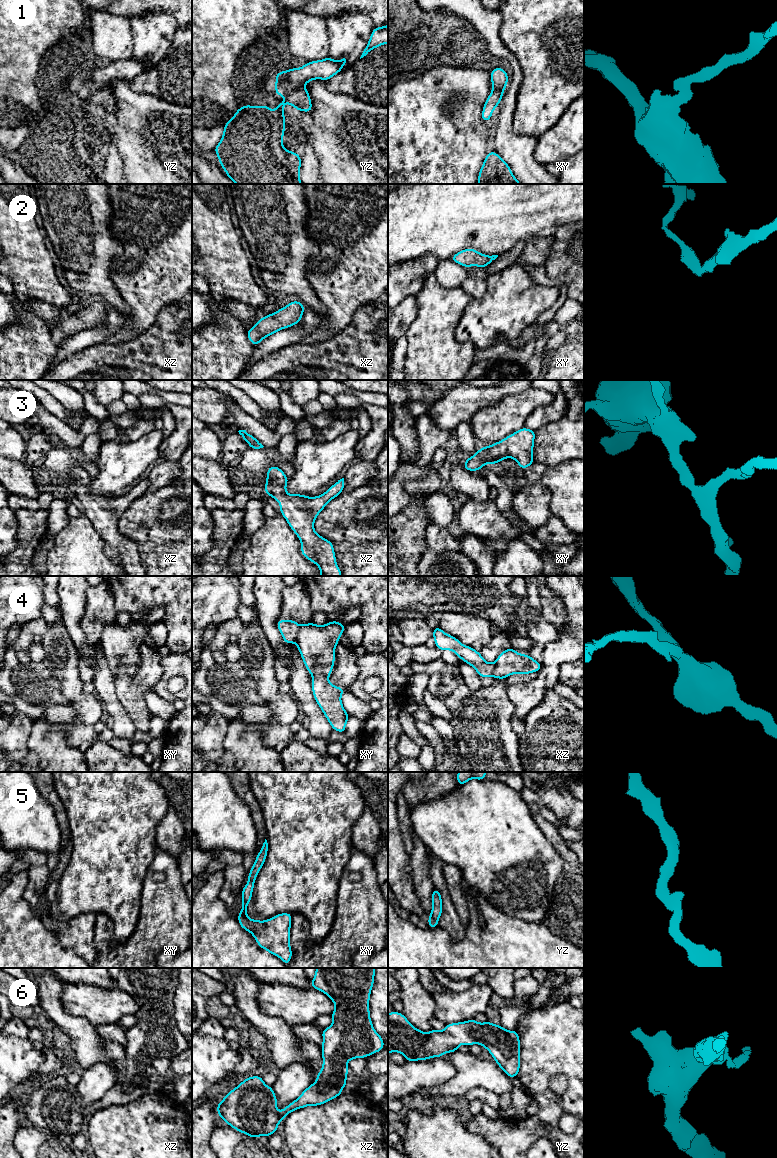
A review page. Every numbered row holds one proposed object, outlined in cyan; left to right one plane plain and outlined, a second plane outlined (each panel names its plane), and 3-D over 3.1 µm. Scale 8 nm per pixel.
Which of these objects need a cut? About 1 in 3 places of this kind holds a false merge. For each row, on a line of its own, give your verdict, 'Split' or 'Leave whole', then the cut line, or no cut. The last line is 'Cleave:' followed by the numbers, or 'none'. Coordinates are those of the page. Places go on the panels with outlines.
1: Split. Split along yz (302, 86), (294, 89), (287, 96)
2: Leave whole. No split
3: Leave whole. No split
4: Split. Split along xy (300, 626), (295, 641)
5: Leave whole. No split
6: Leave whole. No split
Cleave: 1, 4

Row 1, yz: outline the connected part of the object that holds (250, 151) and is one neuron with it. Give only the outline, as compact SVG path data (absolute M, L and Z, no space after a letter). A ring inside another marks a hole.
M299 88L289 94L274 110L269 105L240 107L224 125L222 138L214 152L227 177L236 184L301 184L301 156L287 151L283 144L285 122L284 104L290 104L298 111L311 112L312 102L307 88Z

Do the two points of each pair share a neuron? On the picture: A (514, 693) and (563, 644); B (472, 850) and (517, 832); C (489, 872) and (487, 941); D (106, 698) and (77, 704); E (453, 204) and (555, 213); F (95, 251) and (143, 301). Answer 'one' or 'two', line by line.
A: one
B: one
C: two
D: two
E: one
F: two

